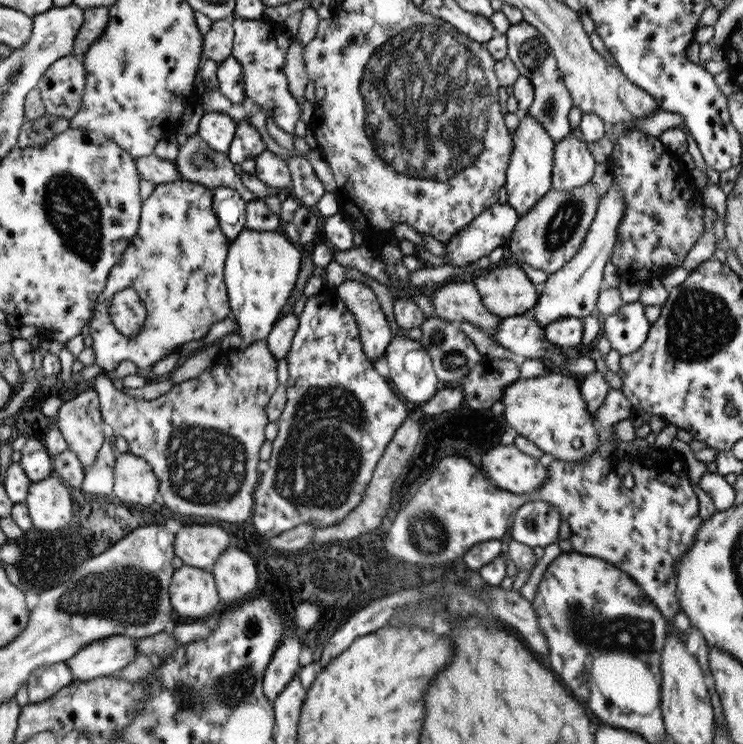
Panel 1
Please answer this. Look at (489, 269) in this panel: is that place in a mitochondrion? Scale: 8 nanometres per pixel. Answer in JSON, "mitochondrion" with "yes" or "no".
{"mitochondrion":"no"}

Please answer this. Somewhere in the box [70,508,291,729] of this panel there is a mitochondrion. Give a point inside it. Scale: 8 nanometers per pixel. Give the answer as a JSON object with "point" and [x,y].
{"point":[226,692]}

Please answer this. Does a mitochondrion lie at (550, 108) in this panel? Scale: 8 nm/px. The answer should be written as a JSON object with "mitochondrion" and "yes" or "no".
{"mitochondrion":"yes"}

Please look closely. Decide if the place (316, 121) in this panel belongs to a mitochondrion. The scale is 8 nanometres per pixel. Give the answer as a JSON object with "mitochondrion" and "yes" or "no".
{"mitochondrion":"no"}

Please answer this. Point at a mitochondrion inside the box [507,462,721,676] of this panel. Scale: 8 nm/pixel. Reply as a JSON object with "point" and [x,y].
{"point":[631,633]}

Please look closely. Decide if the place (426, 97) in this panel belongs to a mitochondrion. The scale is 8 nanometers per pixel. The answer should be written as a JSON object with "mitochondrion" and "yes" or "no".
{"mitochondrion":"yes"}

